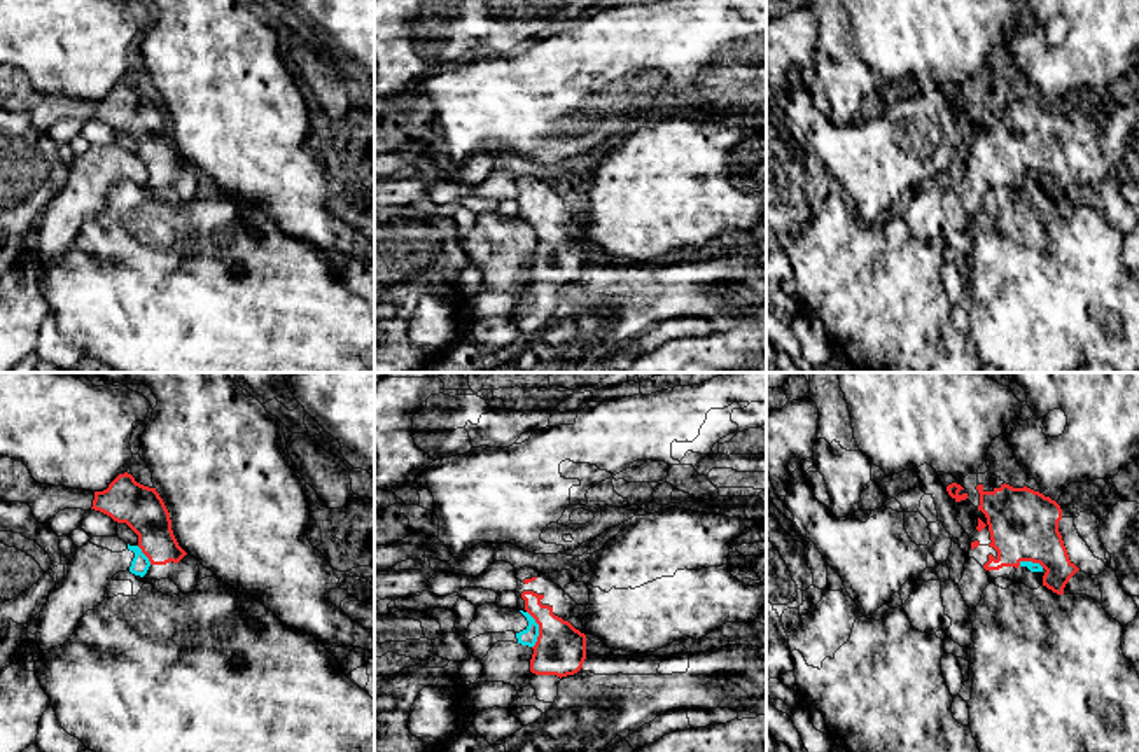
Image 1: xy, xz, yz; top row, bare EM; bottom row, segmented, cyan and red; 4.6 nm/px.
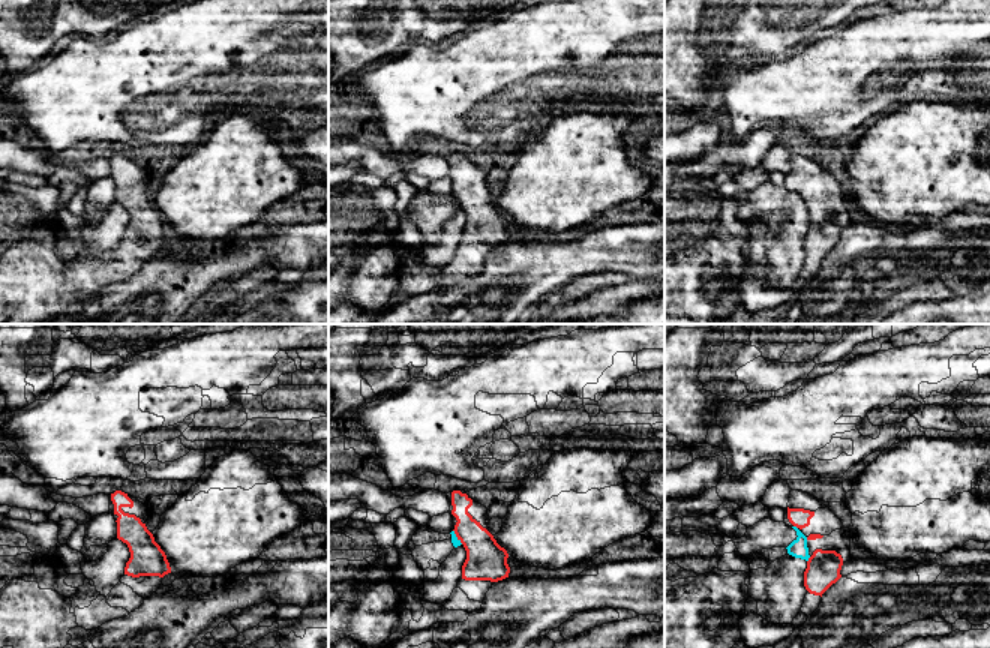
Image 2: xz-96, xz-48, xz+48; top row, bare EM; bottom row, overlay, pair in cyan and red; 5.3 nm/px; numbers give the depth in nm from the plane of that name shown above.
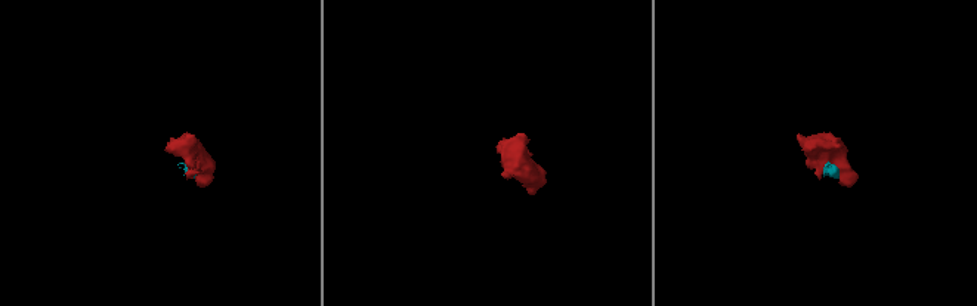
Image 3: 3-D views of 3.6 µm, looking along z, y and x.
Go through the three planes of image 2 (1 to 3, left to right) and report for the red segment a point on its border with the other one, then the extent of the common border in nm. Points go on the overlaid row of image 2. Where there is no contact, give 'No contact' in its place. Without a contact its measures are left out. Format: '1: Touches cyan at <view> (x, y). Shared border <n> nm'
1: No contact
2: Touches cyan at xz-48 (456, 537). Shared border 90 nm
3: Touches cyan at xz+48 (807, 560). Shared border 40 nm

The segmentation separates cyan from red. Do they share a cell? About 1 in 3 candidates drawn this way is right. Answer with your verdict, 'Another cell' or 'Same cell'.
Another cell

